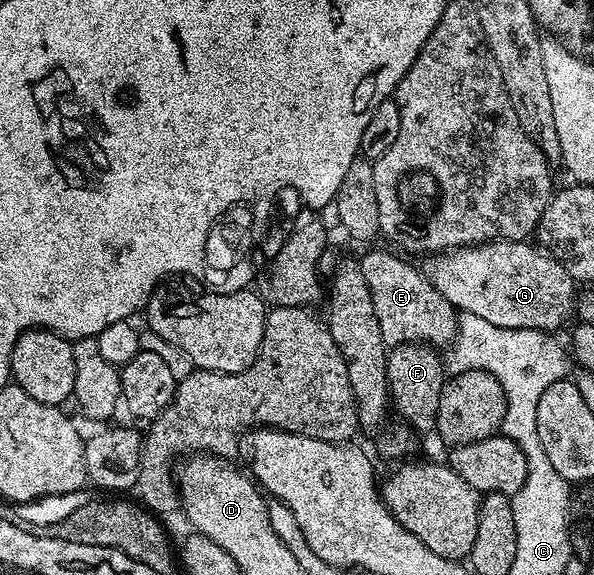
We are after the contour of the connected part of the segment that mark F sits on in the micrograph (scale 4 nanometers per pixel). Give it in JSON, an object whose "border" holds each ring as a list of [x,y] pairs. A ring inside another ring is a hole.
{"border":[[[417,342],[393,347],[386,355],[386,371],[390,385],[390,401],[398,409],[397,417],[415,432],[434,430],[436,408],[440,408],[440,392],[444,385],[444,358],[437,349]]]}

